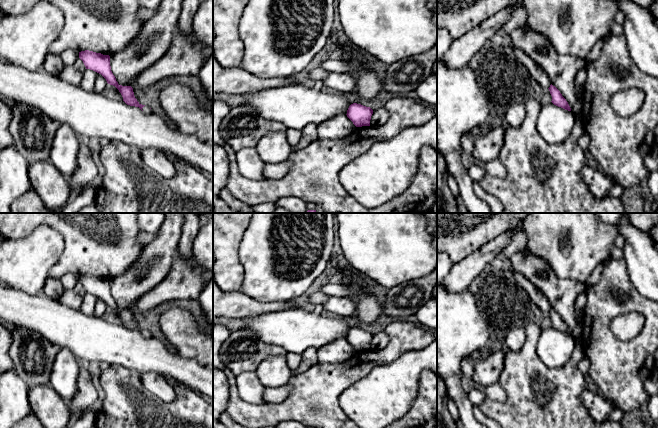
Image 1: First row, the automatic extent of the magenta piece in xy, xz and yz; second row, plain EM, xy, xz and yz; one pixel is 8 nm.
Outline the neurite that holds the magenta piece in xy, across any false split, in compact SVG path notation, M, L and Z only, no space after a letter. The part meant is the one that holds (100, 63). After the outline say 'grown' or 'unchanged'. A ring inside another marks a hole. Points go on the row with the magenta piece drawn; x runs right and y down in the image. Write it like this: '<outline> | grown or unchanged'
M85 50L79 52L79 58L83 61L86 69L101 74L108 84L115 86L123 97L123 101L130 106L139 107L144 113L150 114L152 110L147 105L140 104L134 96L131 86L119 85L111 71L110 56Z | grown

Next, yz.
M552 84L550 85L550 87L548 88L550 91L550 94L552 96L552 103L558 107L561 107L565 110L571 111L571 108L568 104L568 102L566 101L566 99L562 96L562 94L560 93L560 91L553 86Z | unchanged

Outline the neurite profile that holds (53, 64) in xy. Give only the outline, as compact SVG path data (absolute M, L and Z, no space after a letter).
M48 54L43 63L42 70L46 73L58 77L65 67L60 55Z

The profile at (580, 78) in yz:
M582 68L577 72L575 77L575 86L578 91L581 92L583 90L585 81L586 81L586 69Z

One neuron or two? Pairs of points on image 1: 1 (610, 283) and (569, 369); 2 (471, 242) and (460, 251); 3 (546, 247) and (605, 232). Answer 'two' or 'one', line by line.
1: two
2: one
3: one

